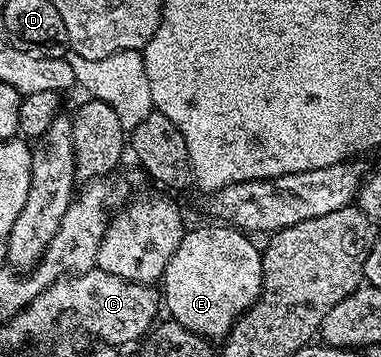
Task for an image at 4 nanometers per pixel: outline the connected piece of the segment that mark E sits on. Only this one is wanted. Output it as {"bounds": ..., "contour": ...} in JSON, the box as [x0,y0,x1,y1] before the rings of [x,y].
{"bounds":[160,226,262,341],"contour":[[[214,226],[218,227],[187,230],[160,280],[164,307],[170,310],[169,318],[210,341],[229,335],[236,320],[262,292],[262,251],[259,244],[257,247],[250,240],[253,238],[237,227]]]}

